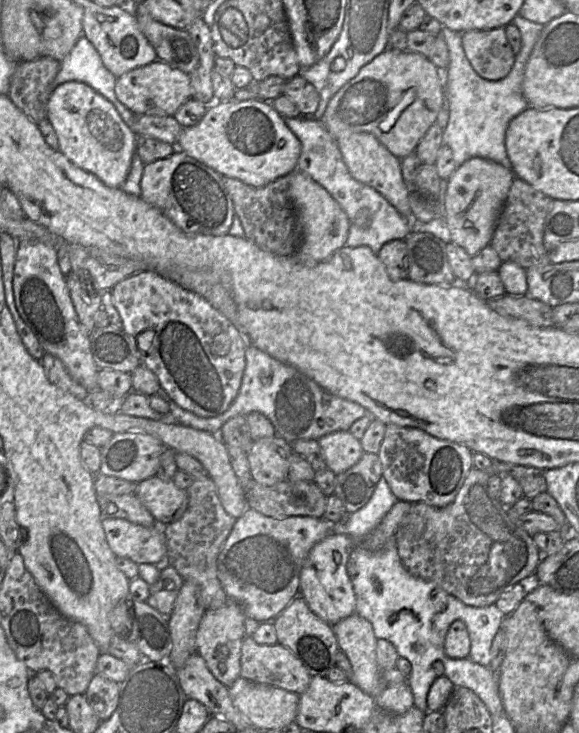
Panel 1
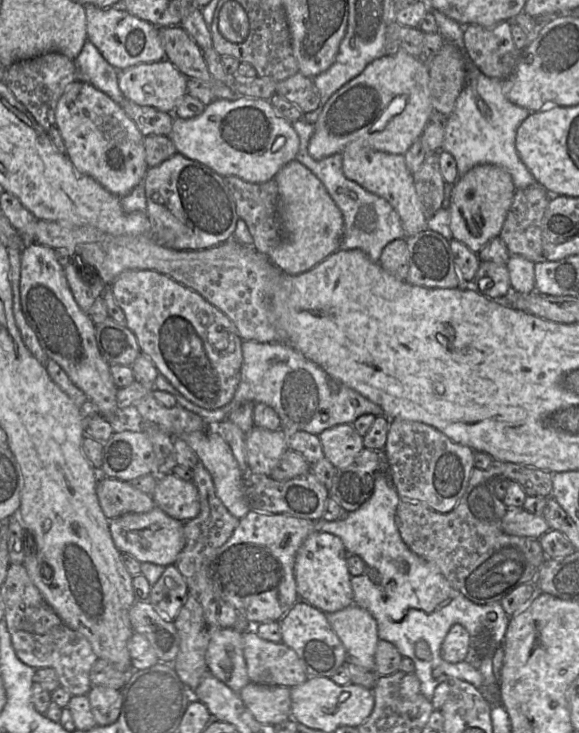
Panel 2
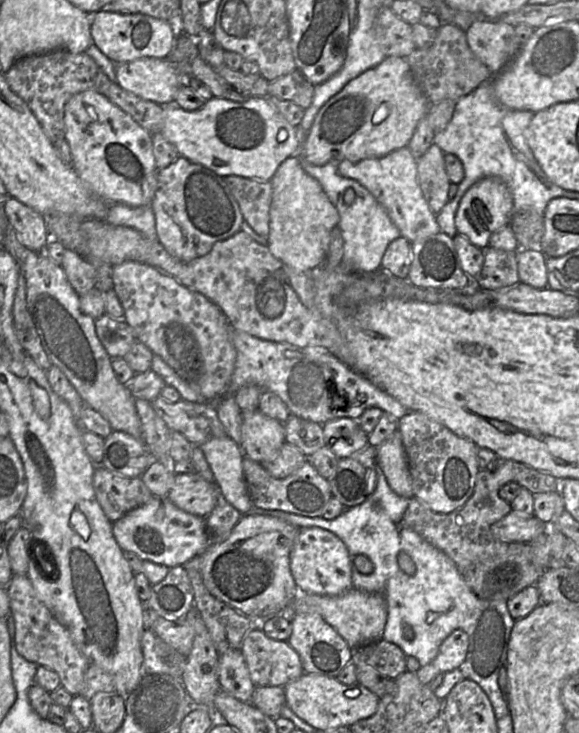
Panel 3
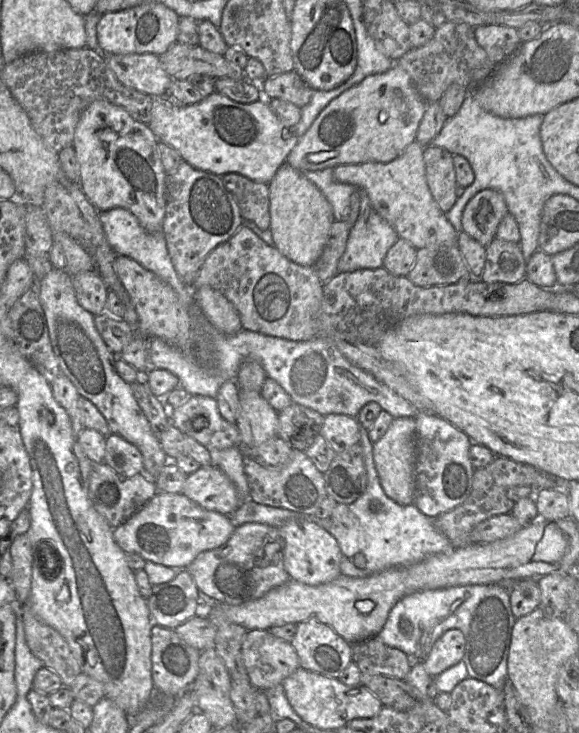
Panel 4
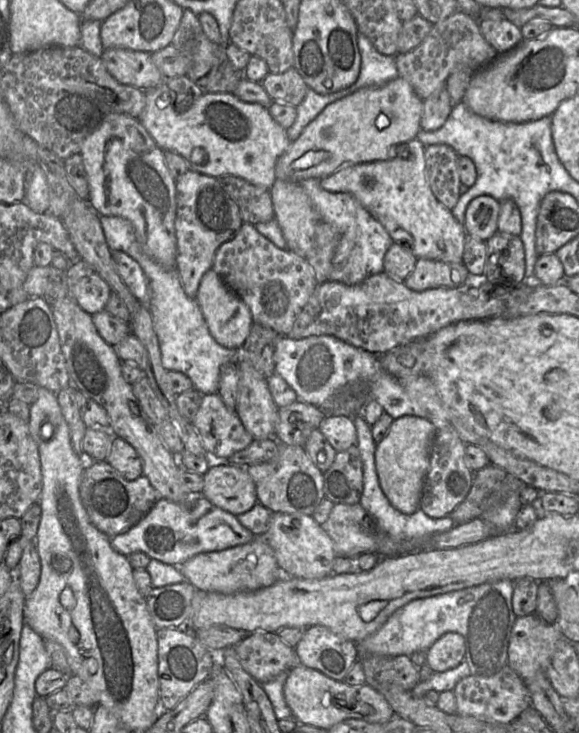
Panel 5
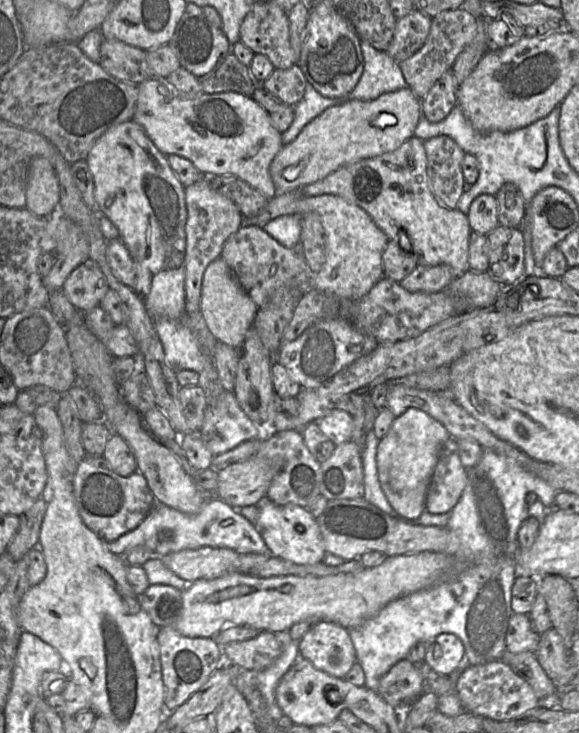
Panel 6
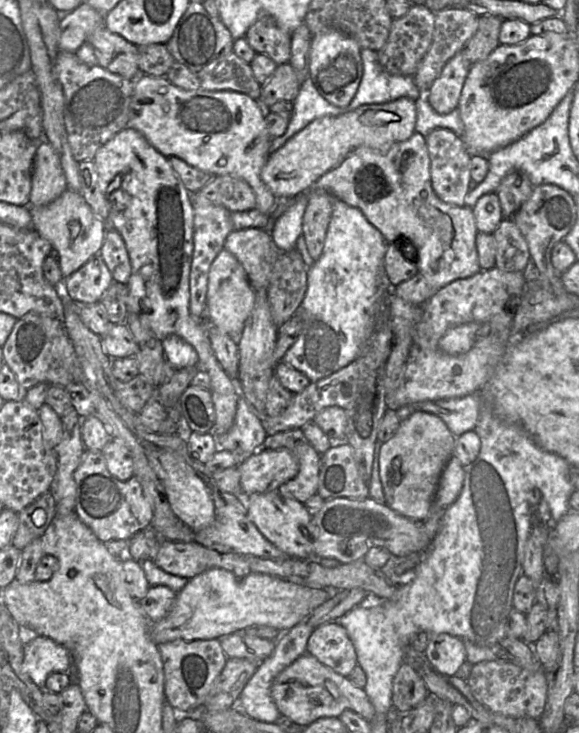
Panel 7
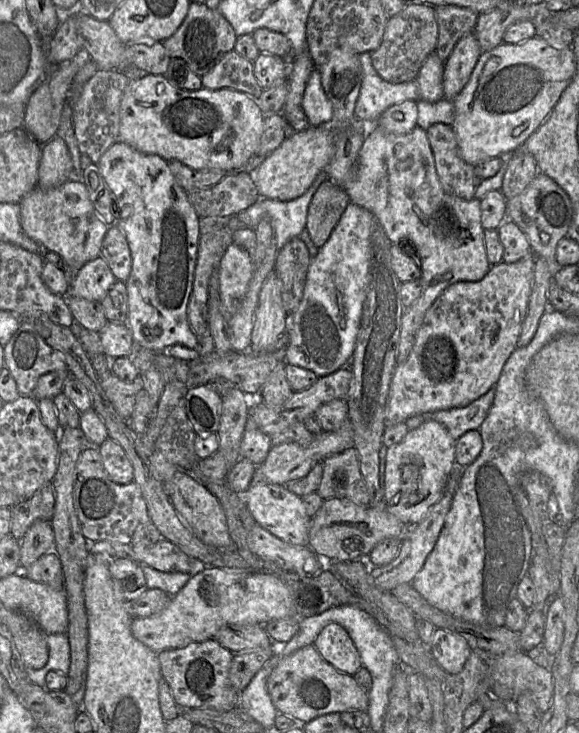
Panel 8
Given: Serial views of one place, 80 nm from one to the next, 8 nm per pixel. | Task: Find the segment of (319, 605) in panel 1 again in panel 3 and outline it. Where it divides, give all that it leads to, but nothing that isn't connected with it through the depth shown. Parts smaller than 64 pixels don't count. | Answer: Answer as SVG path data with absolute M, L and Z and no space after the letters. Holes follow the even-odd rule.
M319 527L300 528L290 553L290 570L299 592L340 595L352 587L352 557L332 532Z

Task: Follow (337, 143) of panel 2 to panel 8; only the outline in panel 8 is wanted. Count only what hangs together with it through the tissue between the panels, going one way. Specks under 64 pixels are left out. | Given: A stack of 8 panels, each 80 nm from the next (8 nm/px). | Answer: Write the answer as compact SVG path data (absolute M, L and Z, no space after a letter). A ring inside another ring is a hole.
M406 100L389 107L378 118L378 125L395 135L410 133L417 126L418 106L416 101ZM330 125L311 126L303 131L290 132L281 145L270 153L253 172L253 181L260 198L288 201L300 197L316 177L328 167L334 152L334 132Z

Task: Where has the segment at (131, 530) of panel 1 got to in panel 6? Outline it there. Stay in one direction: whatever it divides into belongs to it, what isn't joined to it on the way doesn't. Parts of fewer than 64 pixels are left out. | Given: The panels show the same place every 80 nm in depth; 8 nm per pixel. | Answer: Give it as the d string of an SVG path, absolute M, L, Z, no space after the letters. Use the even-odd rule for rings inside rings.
M217 497L206 500L198 514L190 515L157 503L147 517L134 530L107 542L107 549L124 558L136 546L145 546L159 557L185 549L201 547L228 548L239 554L269 554L257 528L235 509Z

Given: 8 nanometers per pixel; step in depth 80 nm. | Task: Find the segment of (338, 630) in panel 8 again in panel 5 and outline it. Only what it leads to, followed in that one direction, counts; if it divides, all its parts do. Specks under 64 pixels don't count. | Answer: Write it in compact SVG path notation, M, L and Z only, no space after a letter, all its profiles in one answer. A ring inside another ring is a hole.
M313 625L295 646L295 654L297 663L342 681L358 660L358 647L325 626Z

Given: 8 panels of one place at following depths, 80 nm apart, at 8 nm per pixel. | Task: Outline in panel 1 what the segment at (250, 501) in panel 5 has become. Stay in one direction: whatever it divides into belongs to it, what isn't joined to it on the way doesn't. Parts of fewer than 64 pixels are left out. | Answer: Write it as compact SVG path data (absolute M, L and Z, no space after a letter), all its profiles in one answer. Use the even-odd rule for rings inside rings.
M157 476L137 483L134 494L161 525L179 520L188 507L187 491Z

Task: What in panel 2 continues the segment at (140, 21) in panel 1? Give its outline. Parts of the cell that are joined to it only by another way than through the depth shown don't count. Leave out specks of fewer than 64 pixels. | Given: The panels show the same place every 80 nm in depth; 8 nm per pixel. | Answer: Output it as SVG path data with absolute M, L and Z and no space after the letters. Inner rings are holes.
M181 26L160 27L158 34L165 58L187 78L196 78L206 83L217 99L236 100L243 97L210 74L202 50Z

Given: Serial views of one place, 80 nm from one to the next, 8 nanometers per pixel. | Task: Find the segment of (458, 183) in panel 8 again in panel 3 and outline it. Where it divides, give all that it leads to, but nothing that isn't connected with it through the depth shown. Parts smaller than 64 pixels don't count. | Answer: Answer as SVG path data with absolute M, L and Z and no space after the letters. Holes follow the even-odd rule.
M432 144L417 160L419 186L430 209L437 214L449 200L450 180L445 171L444 152Z

